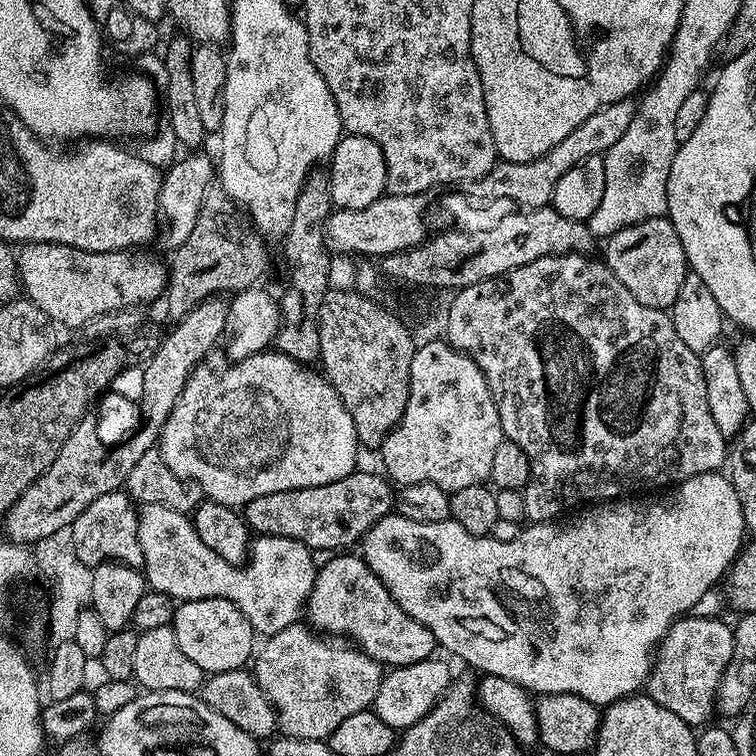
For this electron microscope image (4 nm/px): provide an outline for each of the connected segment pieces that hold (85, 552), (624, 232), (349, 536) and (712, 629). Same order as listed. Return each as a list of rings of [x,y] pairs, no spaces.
[[[127,491],[102,494],[102,498],[94,498],[94,502],[90,502],[90,506],[86,506],[86,510],[82,510],[82,514],[78,514],[72,523],[71,555],[90,569],[109,562],[143,569],[142,542],[138,540],[139,521],[137,505]]]
[[[667,217],[647,219],[646,222],[624,227],[607,237],[605,244],[602,253],[605,264],[642,306],[660,311],[671,309],[690,269],[681,239]]]
[[[357,470],[326,486],[310,486],[302,490],[282,490],[278,494],[266,494],[243,505],[242,515],[249,529],[261,536],[294,538],[313,550],[348,550],[351,549],[348,548],[351,544],[359,545],[364,535],[393,511],[393,485],[377,472]]]
[[[696,615],[681,616],[660,639],[660,646],[654,653],[652,671],[648,674],[646,694],[654,702],[666,706],[670,714],[678,714],[682,722],[704,726],[716,712],[716,691],[732,657],[734,638],[729,625],[727,628],[720,620]]]

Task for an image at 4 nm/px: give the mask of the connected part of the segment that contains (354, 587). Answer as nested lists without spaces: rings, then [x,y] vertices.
[[[352,554],[333,555],[330,562],[317,567],[314,586],[310,590],[306,605],[307,623],[321,634],[332,638],[347,638],[367,656],[377,660],[381,666],[400,668],[433,658],[438,645],[431,630],[422,626],[422,622],[410,618],[410,614],[406,614],[406,610],[402,610],[402,606],[394,602],[390,590],[376,577],[374,570],[368,568],[368,563],[363,558],[359,555],[348,555]]]

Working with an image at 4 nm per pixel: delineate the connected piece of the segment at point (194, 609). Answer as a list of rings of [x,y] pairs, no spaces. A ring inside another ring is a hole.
[[[202,598],[186,600],[175,605],[172,623],[174,638],[178,638],[178,646],[206,674],[238,670],[253,659],[254,633],[250,622],[238,610],[238,606],[222,598]]]

